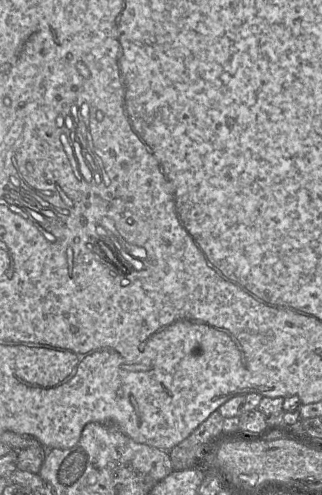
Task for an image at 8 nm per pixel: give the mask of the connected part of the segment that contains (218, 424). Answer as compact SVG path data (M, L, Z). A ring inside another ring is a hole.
M218 410L213 411L186 439L169 451L173 470L192 468L204 443L223 430L224 417Z

